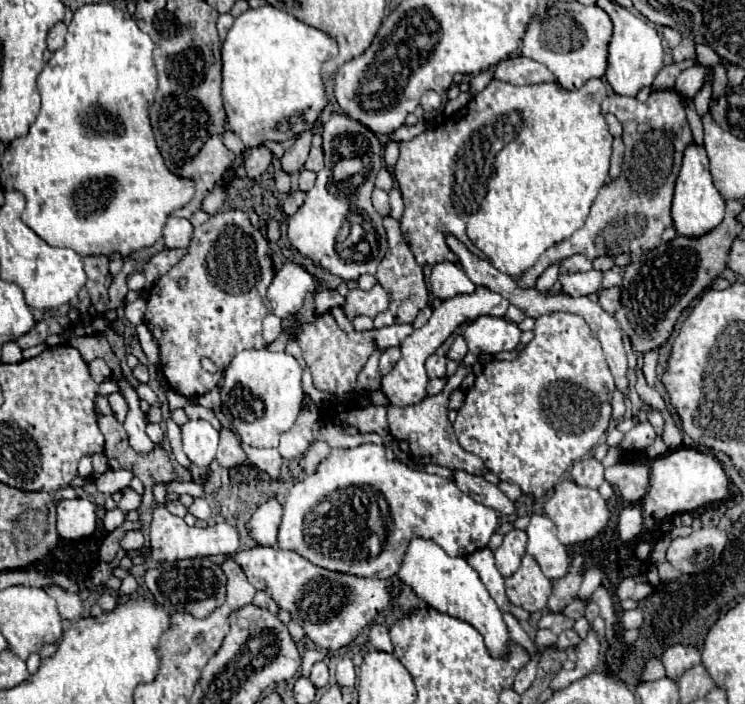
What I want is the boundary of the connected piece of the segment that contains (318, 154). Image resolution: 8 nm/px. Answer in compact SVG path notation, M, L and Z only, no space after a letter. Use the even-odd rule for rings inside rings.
M312 148L310 150L310 156L304 164L306 170L314 170L314 172L320 172L324 168L324 150L322 148Z

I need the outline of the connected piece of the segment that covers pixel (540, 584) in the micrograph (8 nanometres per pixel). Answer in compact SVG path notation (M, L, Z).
M526 554L520 568L506 578L506 596L514 606L528 612L540 612L548 606L552 582L542 574L538 562L530 554Z

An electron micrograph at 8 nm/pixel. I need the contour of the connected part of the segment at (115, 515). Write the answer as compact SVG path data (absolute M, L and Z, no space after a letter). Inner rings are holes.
M120 508L106 510L106 514L104 514L104 528L106 528L106 532L112 532L112 530L118 528L124 520L126 520L126 516L124 516L124 512L122 512Z

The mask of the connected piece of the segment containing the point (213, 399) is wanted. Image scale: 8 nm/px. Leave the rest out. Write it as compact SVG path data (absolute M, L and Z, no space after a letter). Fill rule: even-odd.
M214 388L212 392L208 392L204 396L198 396L198 404L204 406L204 408L210 408L210 410L216 408L216 406L220 406L220 390Z

